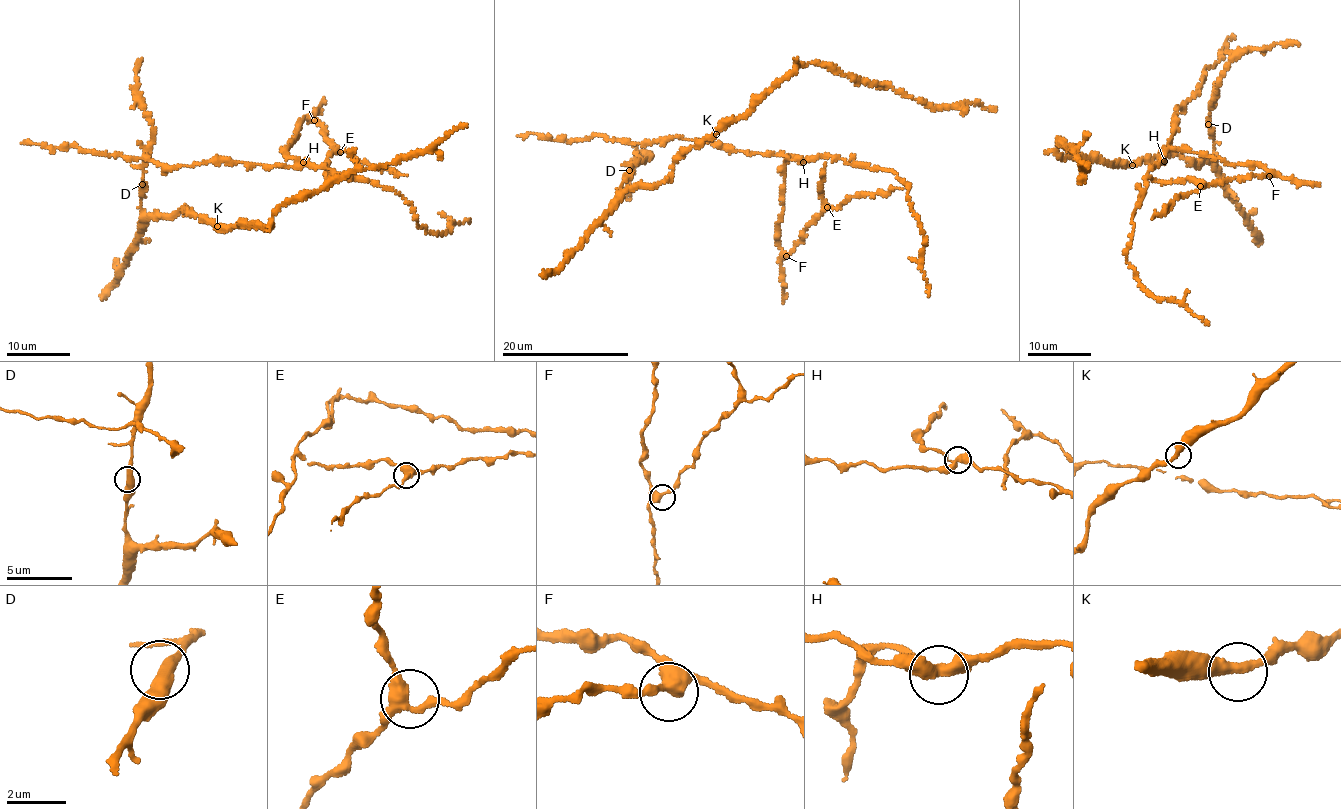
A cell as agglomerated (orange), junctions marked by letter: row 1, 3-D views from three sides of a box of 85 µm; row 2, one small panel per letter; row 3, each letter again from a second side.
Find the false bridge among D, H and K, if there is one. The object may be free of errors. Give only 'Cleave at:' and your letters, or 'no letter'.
Cleave at: H

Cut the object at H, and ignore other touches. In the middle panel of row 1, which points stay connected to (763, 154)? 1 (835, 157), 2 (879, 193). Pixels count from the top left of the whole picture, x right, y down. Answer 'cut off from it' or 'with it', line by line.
1: with it
2: cut off from it

